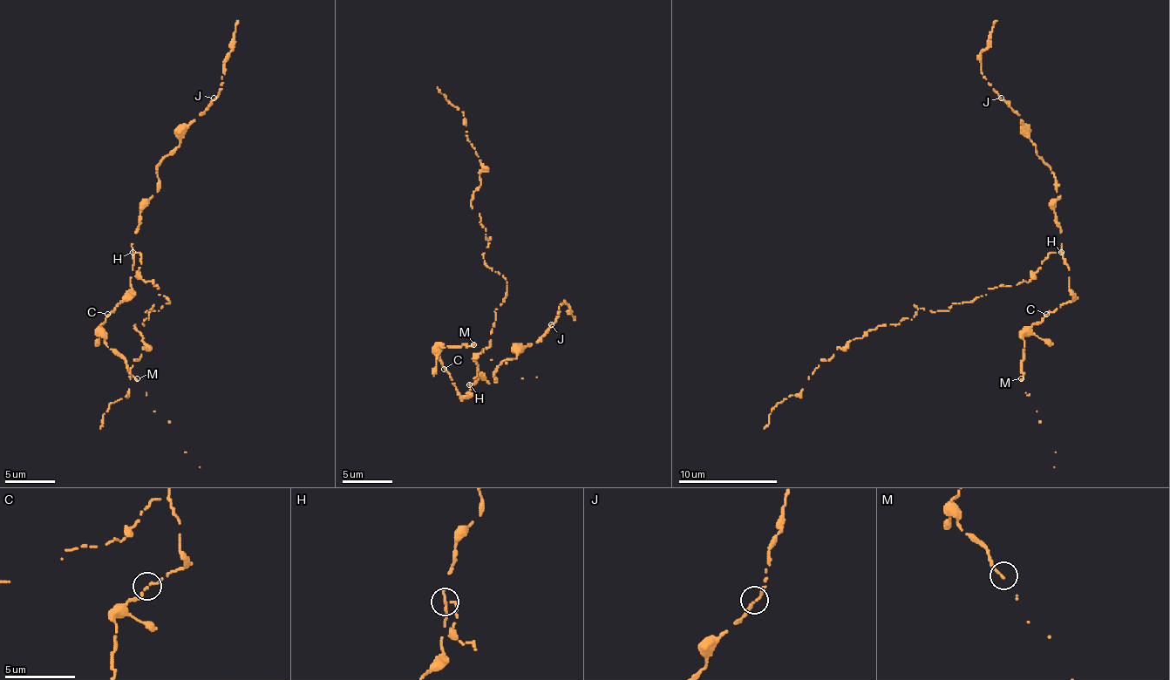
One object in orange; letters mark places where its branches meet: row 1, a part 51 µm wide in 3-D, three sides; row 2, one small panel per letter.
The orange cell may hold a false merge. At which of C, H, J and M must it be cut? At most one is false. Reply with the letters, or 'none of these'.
H

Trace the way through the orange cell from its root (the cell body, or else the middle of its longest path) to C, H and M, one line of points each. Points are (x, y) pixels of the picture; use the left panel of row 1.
C: (154, 287), (139, 274), (142, 254), (132, 252), (134, 264), (129, 291), (107, 314)
H: (154, 287), (152, 282), (146, 282), (139, 274), (142, 254), (132, 252)
M: (154, 287), (139, 274), (142, 254), (132, 252), (134, 264), (129, 291), (99, 326), (105, 343), (137, 378)

